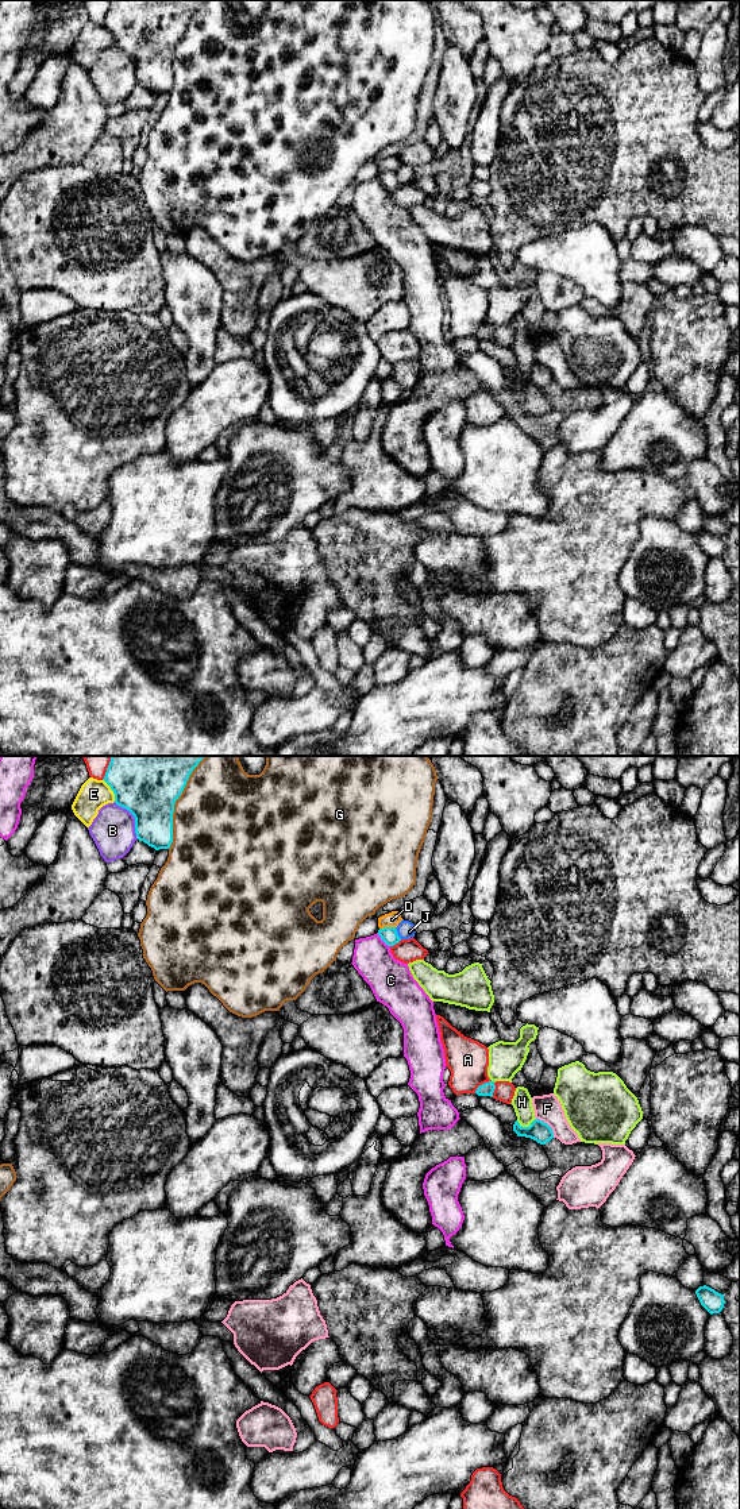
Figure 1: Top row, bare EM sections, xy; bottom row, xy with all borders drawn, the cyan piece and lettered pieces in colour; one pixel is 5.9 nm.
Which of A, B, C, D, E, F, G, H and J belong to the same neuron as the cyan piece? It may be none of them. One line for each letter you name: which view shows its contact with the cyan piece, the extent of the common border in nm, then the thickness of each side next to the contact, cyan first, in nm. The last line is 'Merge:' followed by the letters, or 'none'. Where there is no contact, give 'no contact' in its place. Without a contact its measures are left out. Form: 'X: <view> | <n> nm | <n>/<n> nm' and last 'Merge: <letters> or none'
Merge: none

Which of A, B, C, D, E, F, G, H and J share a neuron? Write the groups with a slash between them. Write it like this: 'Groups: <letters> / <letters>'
Groups: A / B / C / D J / E / F / G / H

